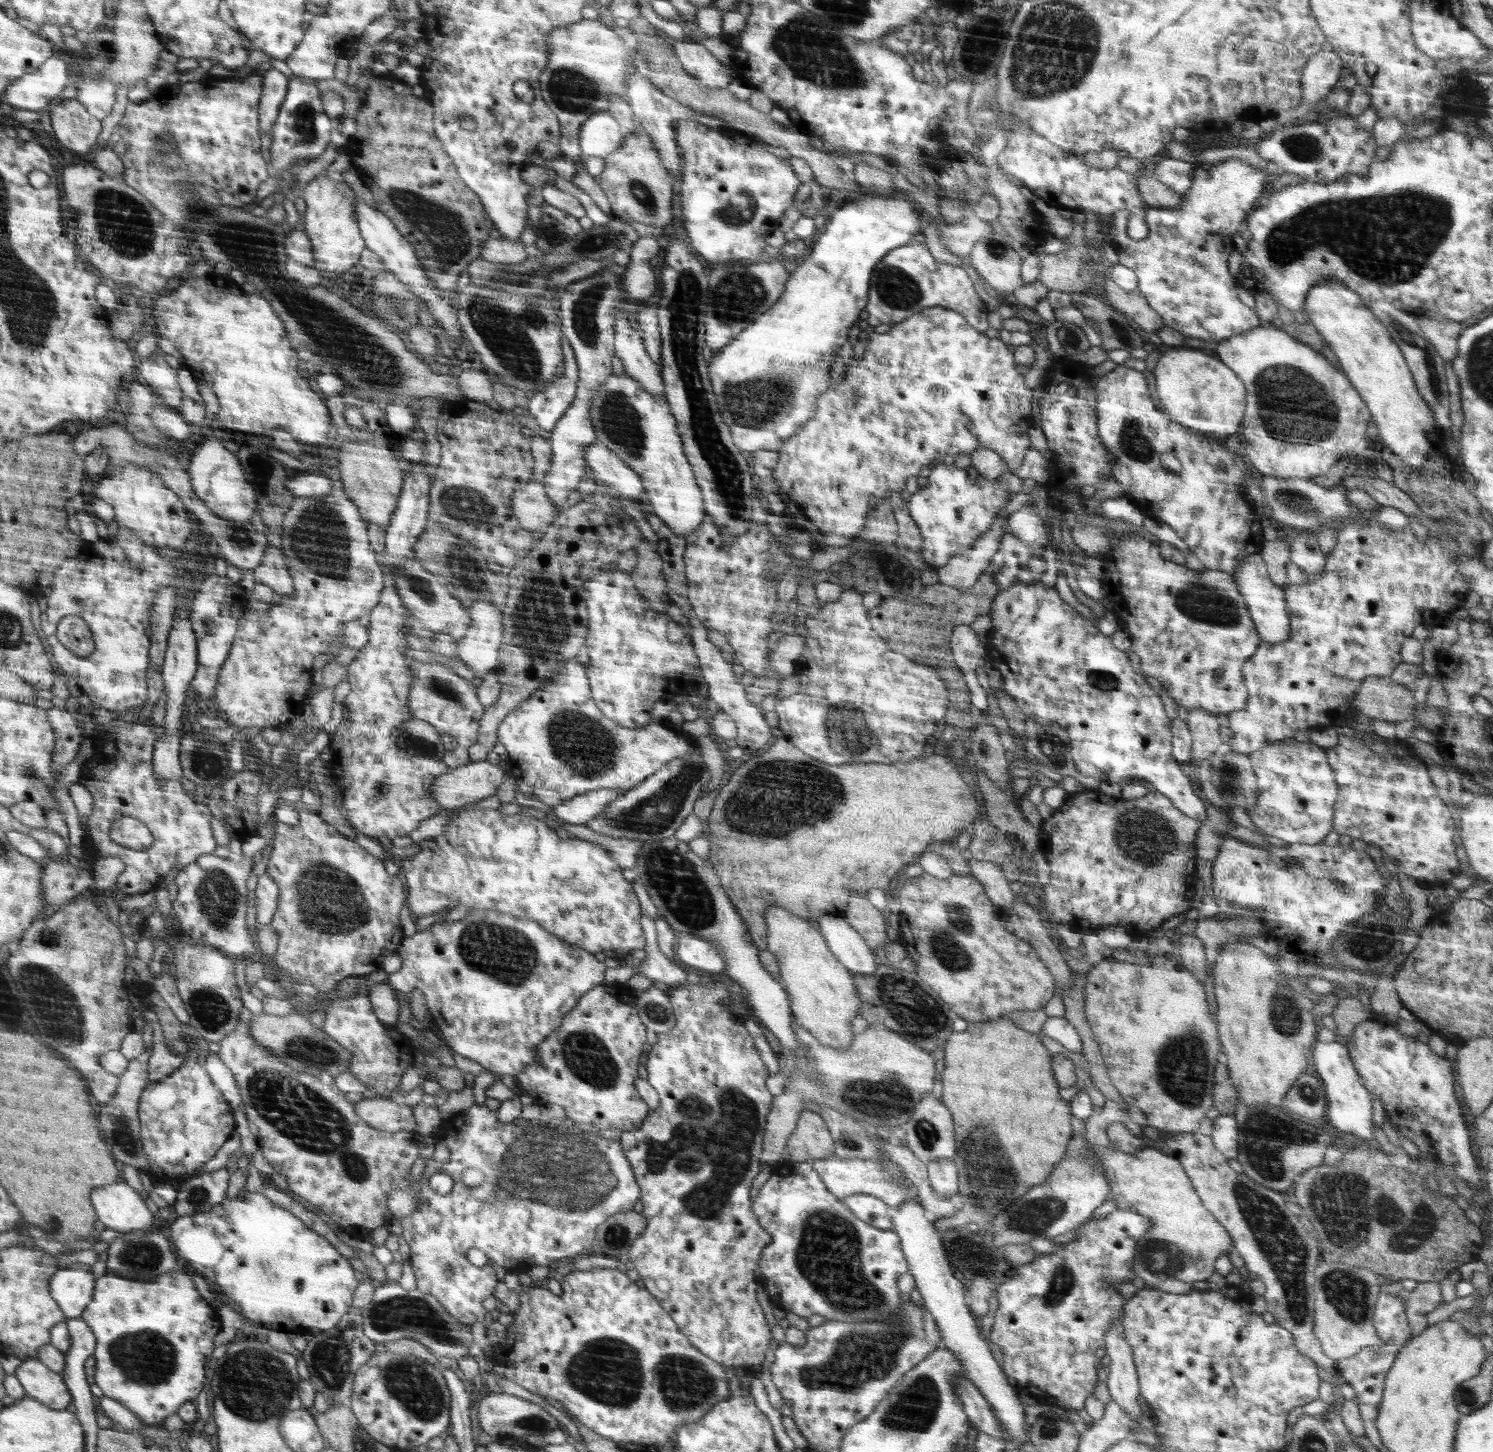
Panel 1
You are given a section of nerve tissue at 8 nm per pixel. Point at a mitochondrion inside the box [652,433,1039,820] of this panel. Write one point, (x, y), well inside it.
(831, 725)

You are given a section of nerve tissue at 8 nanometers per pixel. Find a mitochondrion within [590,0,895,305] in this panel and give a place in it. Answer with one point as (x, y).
(809, 50)

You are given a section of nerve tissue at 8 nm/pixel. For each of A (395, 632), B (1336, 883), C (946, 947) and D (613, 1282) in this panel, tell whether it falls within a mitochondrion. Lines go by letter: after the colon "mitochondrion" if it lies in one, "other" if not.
A: other
B: mitochondrion
C: mitochondrion
D: other

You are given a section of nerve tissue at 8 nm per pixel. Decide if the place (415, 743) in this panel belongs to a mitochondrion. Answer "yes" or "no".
yes

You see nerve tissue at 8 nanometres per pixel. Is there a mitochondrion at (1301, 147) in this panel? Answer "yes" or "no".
yes

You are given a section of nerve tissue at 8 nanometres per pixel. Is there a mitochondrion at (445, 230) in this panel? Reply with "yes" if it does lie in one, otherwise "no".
yes

